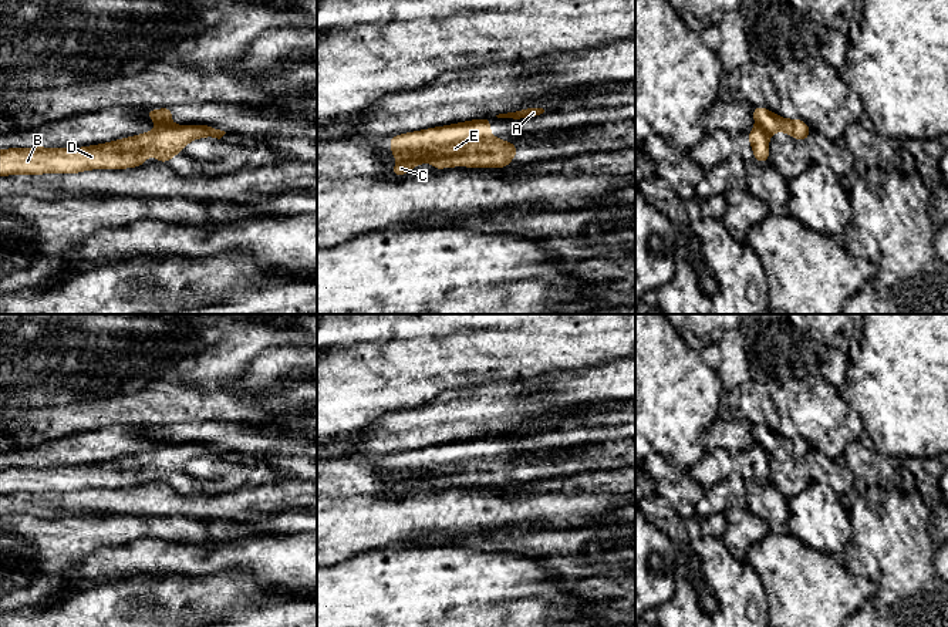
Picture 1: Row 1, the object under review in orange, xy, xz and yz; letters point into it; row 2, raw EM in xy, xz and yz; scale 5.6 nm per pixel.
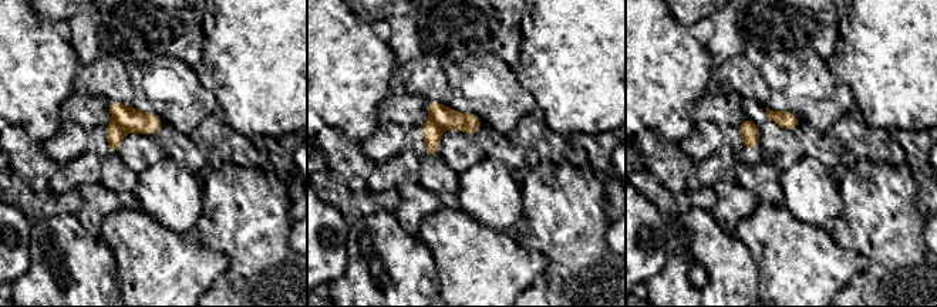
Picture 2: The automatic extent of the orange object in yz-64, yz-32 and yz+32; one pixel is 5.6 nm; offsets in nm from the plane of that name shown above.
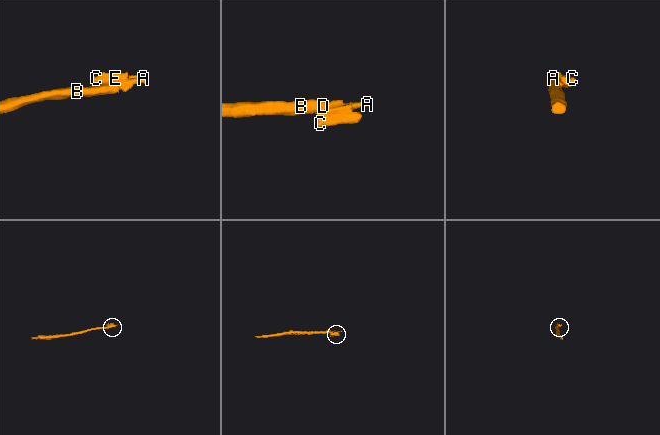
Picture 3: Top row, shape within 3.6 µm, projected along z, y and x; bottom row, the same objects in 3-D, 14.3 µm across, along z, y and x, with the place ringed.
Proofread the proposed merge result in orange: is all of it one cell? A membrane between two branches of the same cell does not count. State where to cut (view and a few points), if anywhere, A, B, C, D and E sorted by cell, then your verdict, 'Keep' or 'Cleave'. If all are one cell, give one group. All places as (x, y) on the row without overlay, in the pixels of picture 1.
Split along yz (756, 441), (769, 454). Groups: A B D / C E. Cleave

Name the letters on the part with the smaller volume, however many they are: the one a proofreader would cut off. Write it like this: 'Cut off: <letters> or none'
Cut off: C, E

